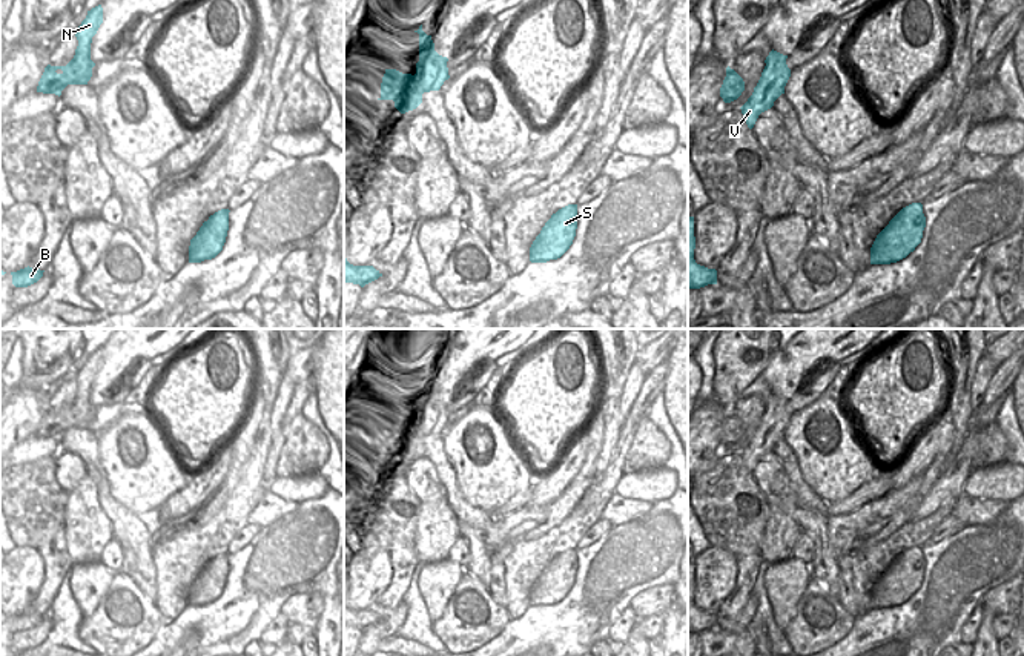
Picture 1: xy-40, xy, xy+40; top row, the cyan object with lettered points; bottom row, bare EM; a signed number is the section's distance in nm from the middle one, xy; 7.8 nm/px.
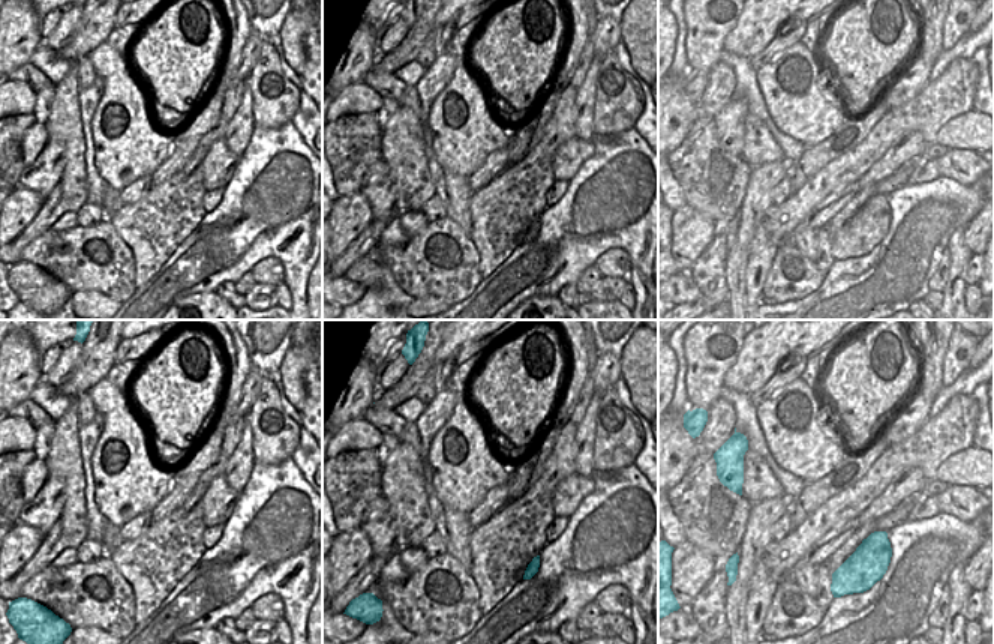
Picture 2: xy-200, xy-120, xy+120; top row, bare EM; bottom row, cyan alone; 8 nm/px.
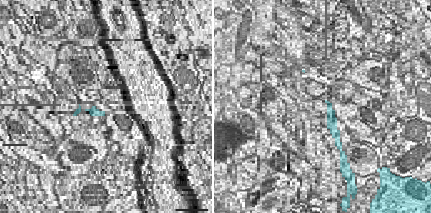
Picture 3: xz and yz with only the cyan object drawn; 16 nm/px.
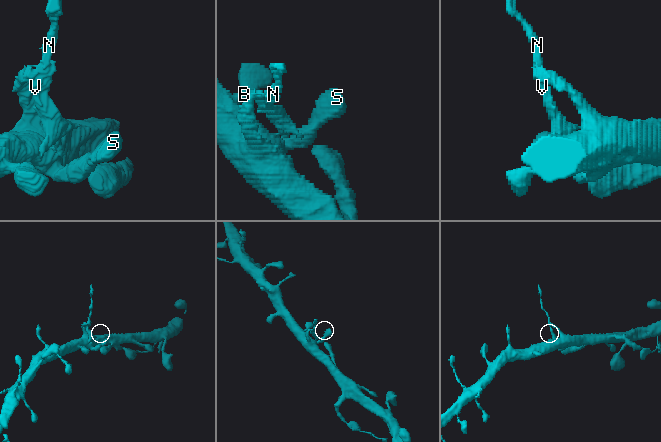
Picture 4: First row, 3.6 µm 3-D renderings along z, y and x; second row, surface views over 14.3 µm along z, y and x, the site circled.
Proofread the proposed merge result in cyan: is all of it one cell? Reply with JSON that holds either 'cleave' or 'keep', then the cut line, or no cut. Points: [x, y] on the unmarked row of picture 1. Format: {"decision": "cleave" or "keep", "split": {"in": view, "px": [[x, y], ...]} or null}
{"decision": "keep", "split": null}

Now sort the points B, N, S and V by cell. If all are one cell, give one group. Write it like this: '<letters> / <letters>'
B N S V

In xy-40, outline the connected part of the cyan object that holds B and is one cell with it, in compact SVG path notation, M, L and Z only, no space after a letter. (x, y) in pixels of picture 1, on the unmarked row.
M25 611L17 616L11 616L12 619L12 628L15 631L28 631L34 627L37 627L43 621L45 615L40 613L32 613L32 611Z

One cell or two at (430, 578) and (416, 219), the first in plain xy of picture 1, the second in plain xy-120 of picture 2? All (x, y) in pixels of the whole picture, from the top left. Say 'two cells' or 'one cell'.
one cell

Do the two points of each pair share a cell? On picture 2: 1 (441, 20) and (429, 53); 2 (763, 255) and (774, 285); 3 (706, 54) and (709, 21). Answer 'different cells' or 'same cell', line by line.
1: same cell
2: different cells
3: same cell

